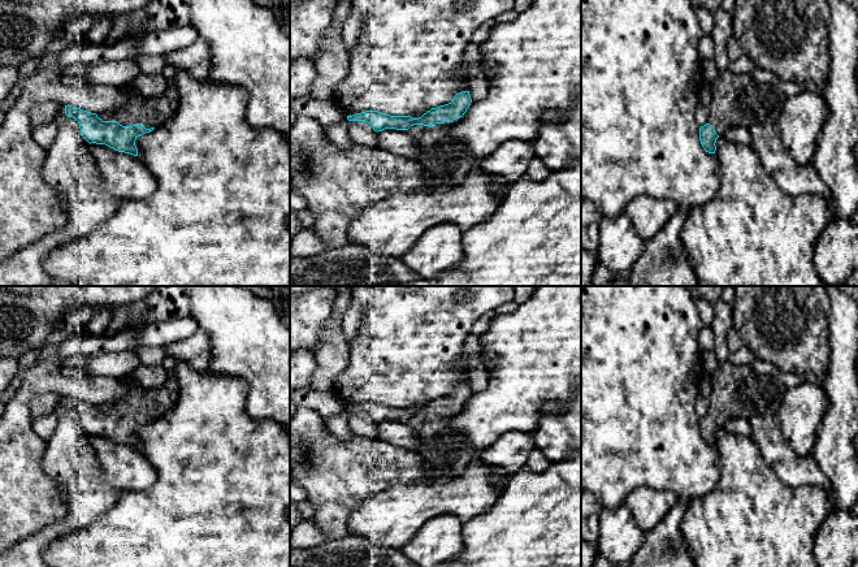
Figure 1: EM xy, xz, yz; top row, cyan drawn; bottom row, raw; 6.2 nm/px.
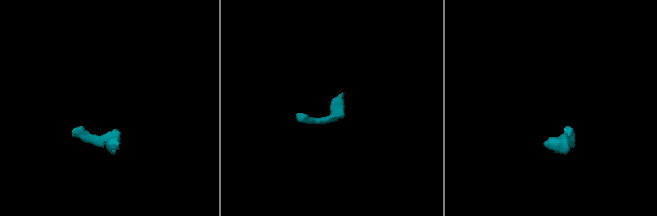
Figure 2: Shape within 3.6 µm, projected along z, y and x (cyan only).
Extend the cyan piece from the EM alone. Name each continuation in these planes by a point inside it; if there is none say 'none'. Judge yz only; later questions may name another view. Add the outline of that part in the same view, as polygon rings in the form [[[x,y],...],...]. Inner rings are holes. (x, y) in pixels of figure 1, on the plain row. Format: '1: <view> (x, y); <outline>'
1: yz (737, 390); [[[720,362],[711,375],[712,390],[707,415],[719,428],[734,417],[755,414],[779,414],[786,388],[768,375],[755,373],[749,364]]]

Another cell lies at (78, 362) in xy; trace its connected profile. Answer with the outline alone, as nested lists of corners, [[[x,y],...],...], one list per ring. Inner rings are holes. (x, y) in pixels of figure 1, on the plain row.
[[[73,355],[61,362],[61,368],[74,368],[81,373],[81,377],[92,376],[87,367],[86,355]]]

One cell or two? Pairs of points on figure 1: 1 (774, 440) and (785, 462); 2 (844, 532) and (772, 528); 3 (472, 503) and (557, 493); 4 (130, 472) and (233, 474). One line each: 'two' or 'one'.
1: one
2: two
3: two
4: two

